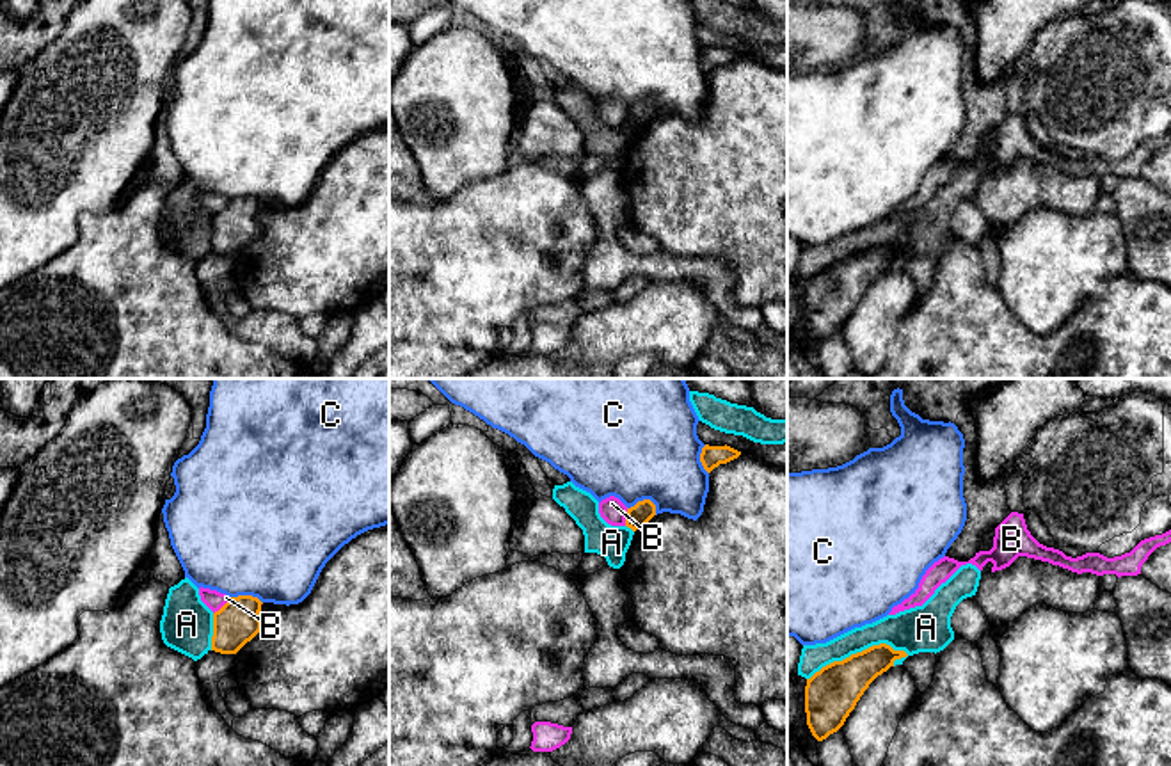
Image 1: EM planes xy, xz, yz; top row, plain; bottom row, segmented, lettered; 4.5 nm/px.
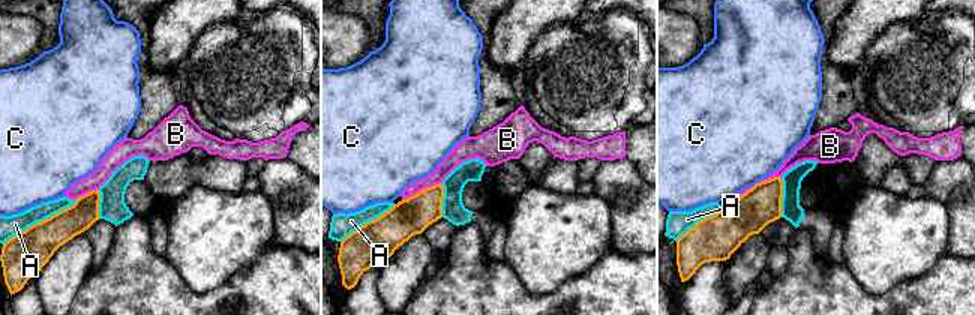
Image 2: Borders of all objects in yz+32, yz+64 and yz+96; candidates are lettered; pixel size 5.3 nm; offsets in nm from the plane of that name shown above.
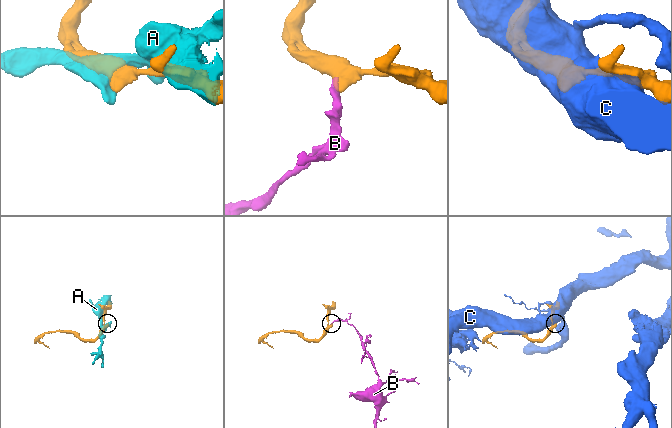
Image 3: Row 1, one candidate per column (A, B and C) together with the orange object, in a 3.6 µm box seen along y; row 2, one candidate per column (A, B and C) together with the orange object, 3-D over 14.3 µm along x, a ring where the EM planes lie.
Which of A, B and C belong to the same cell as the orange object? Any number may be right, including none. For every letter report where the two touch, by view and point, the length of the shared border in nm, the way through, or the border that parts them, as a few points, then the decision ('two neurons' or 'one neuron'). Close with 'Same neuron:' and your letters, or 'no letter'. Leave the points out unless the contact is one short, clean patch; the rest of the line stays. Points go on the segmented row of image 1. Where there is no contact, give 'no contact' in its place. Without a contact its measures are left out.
A: meets orange in yz at (857, 653); contact 480 nm long; two neurons
B: meets orange in xy at (223, 606); contact 110 nm long; border along xy (230, 598), (214, 614); two neurons
C: meets orange in xz at (645, 500); contact 140 nm long; two neurons
Same neuron: no letter

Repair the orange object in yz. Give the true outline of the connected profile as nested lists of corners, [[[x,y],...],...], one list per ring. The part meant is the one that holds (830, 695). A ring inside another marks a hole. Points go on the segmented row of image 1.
[[[880,643],[833,661],[807,679],[805,713],[812,736],[823,741],[837,732],[869,684],[906,656],[904,650]]]

